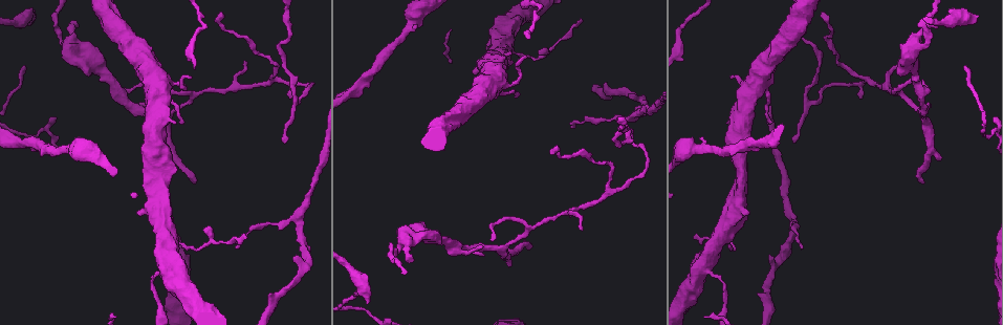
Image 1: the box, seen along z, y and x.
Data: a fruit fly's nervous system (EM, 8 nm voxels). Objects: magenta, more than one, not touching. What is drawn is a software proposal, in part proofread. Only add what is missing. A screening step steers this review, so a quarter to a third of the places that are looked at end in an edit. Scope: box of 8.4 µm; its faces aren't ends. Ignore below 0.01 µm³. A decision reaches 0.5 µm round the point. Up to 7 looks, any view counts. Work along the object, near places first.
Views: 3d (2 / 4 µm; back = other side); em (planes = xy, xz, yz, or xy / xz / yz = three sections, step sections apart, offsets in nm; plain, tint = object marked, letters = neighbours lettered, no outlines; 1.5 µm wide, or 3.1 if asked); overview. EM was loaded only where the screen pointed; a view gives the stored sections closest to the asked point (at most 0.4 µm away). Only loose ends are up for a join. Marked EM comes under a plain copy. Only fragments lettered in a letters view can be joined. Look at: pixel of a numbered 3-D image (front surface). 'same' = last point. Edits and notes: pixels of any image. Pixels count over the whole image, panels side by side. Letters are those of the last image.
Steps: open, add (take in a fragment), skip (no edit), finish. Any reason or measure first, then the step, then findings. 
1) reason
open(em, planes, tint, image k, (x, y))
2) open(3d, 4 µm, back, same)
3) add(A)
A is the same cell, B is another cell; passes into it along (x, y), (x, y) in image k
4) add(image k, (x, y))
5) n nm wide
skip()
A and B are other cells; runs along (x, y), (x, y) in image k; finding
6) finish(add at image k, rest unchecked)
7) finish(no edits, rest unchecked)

thin end
open(3d, 4 µm, image 1, (245, 61))

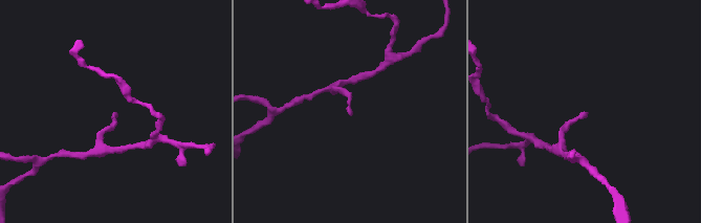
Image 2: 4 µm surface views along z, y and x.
shape alone is not enough
open(em, yz, step 4, letters, image 2, (113, 113))

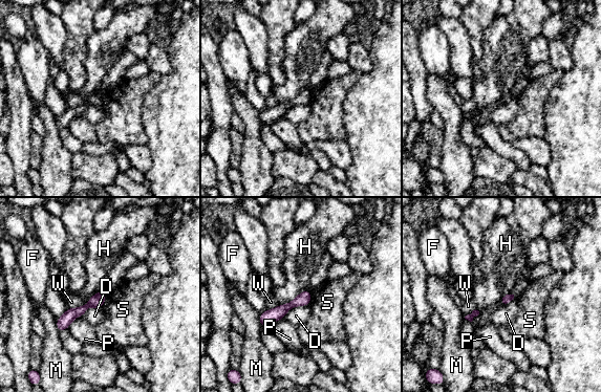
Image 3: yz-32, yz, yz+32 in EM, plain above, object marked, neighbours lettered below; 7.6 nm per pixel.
cut it another way
open(em, planes, letters, same)

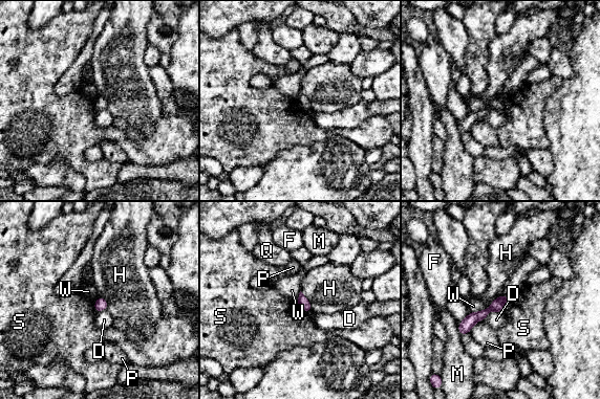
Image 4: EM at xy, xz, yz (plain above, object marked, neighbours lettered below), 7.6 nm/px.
80 nm wide
skip()
D, F, H, M, P, Q, S and W are other cells; runs along (505, 298), (462, 330) in image 4; none of them fits

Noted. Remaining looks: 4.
free end
open(em, xz, step 8, letters, image 1, (369, 301))

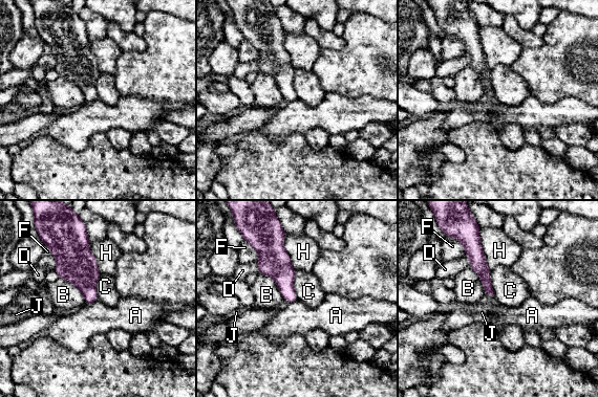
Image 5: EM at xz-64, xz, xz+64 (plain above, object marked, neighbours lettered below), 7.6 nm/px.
open(em, planes, letters, same)

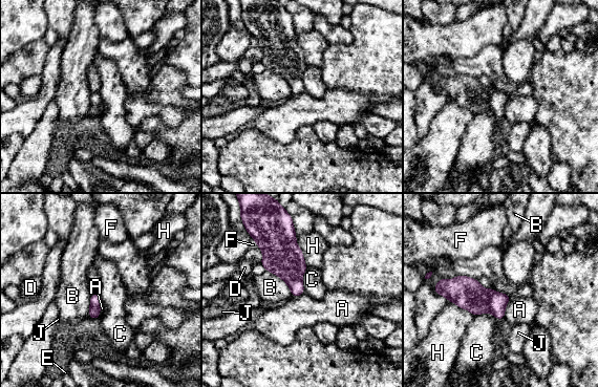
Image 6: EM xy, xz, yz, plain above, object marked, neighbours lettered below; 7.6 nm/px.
skip()
A, B, C, D, E, F, H and J are other cells; border along (473, 315), (491, 313), (502, 320) in image 6; none of them fits

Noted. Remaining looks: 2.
an open end
open(em, xy, step 4, tint, image 1, (188, 74))

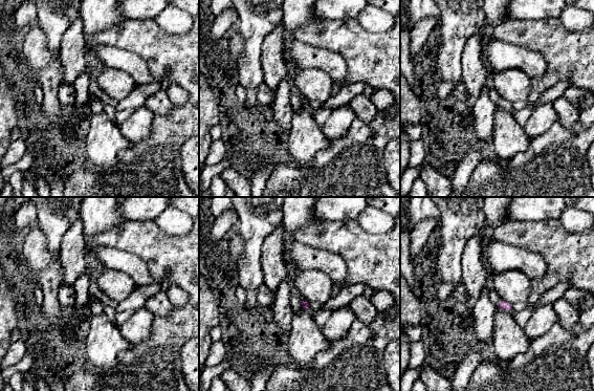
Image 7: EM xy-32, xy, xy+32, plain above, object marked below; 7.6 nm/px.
see the neighbours
open(em, xy, step 4, letters, same)

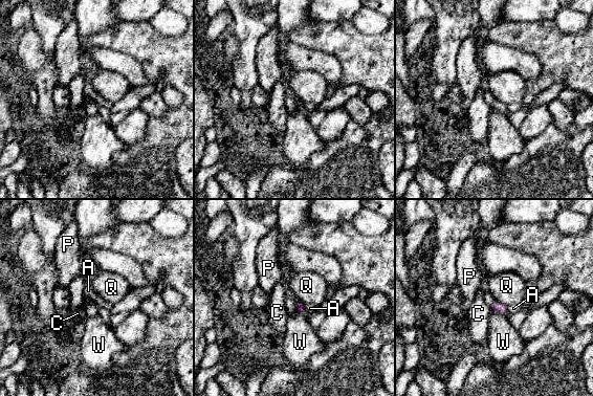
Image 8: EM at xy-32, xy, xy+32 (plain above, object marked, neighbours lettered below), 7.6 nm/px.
skip()
A, C, P, Q and W are other cells; none of them fits

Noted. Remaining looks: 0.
finish(no edits, rest unchecked)

